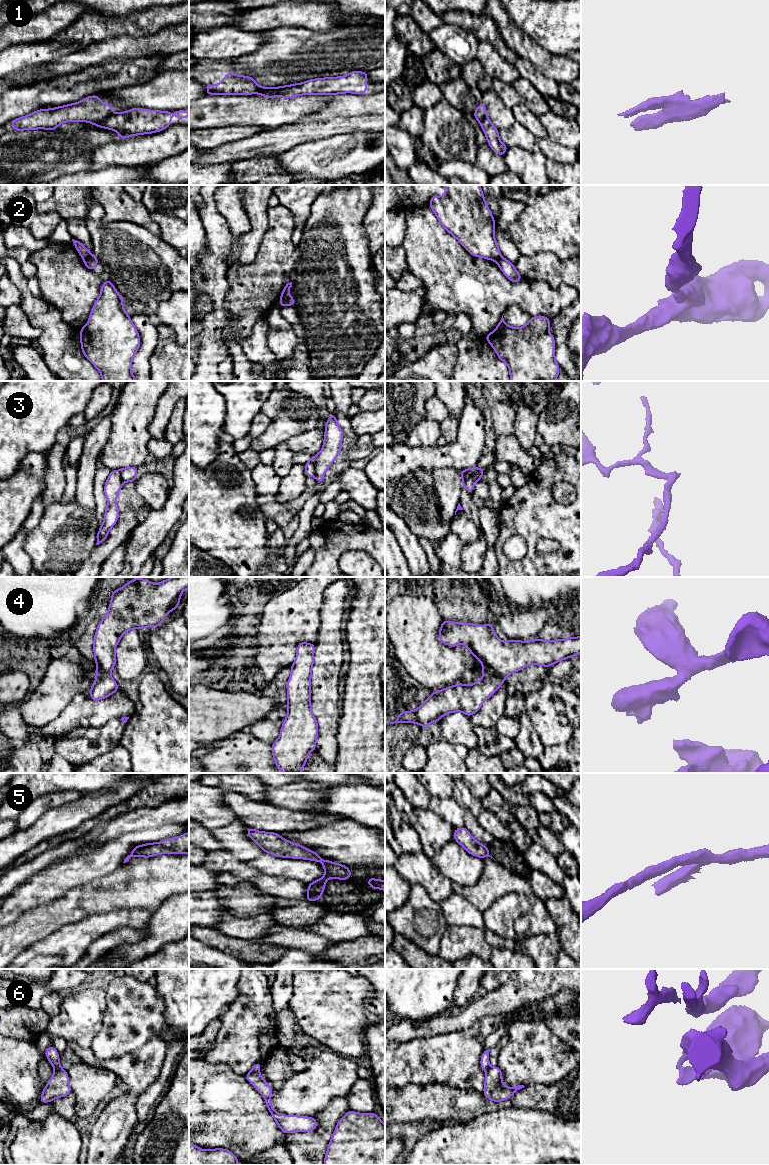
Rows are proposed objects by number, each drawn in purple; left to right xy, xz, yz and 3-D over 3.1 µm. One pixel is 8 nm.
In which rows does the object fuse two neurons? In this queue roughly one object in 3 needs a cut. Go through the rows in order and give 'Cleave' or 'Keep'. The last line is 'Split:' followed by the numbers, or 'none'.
1: Cleave
2: Cleave
3: Cleave
4: Keep
5: Cleave
6: Cleave
Split: 1, 2, 3, 5, 6

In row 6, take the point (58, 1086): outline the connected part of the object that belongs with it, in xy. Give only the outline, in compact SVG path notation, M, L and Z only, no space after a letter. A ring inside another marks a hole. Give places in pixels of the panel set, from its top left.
M54 1068L54 1074L46 1084L41 1094L40 1102L51 1102L56 1098L64 1097L71 1093L67 1071Z

